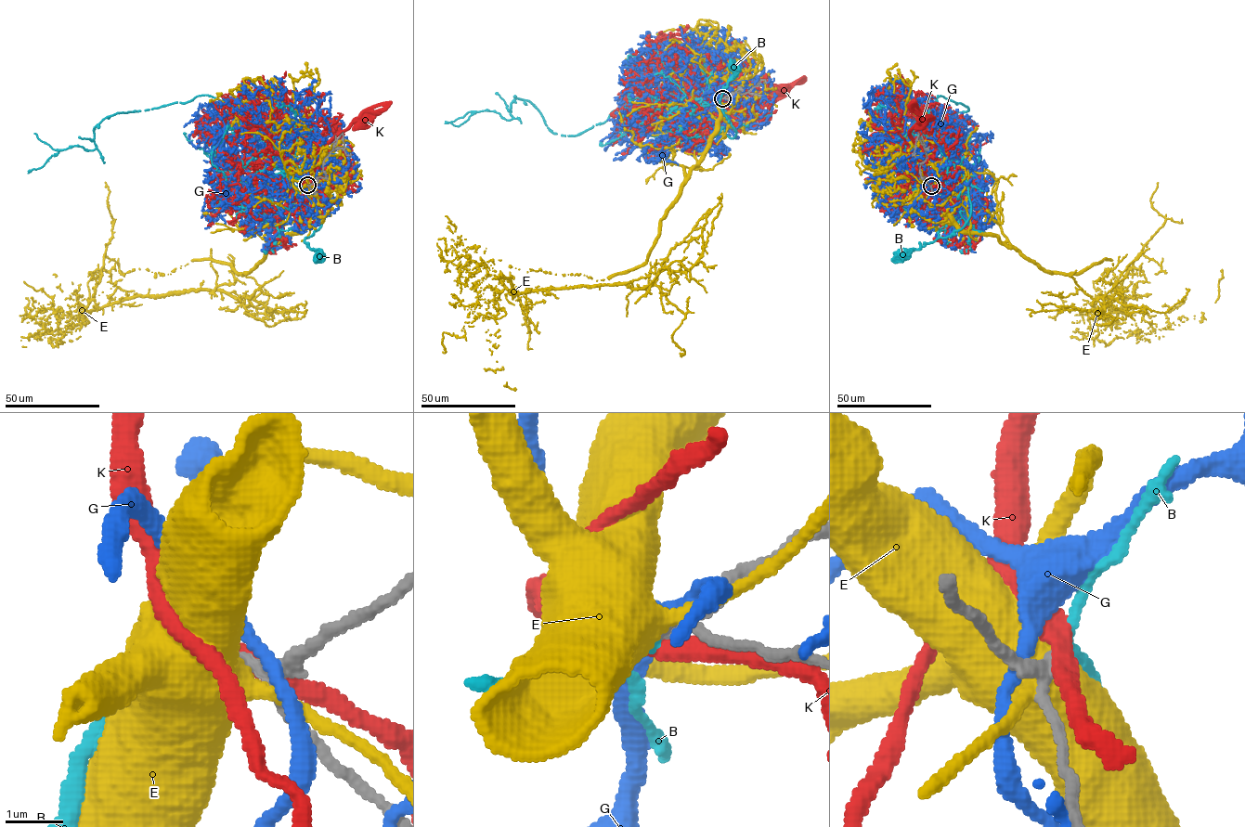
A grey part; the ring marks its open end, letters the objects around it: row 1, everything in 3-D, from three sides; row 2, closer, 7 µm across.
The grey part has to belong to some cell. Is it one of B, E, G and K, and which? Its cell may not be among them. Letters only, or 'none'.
B

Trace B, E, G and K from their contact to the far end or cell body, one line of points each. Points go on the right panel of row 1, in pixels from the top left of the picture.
B: (930, 185), (937, 199), (940, 186), (959, 179), (959, 168), (967, 184), (968, 219), (947, 237), (899, 256)
E: (930, 186), (961, 229), (1043, 271), (1098, 264), (1121, 310), (1140, 307), (1153, 330), (1203, 318), (1222, 269)
G: (929, 186), (939, 179), (964, 187), (967, 169), (913, 116), (889, 127), (880, 112), (883, 88), (876, 95)
K: (930, 185), (934, 173), (950, 173), (951, 168), (912, 137), (912, 129), (927, 118), (923, 119)

